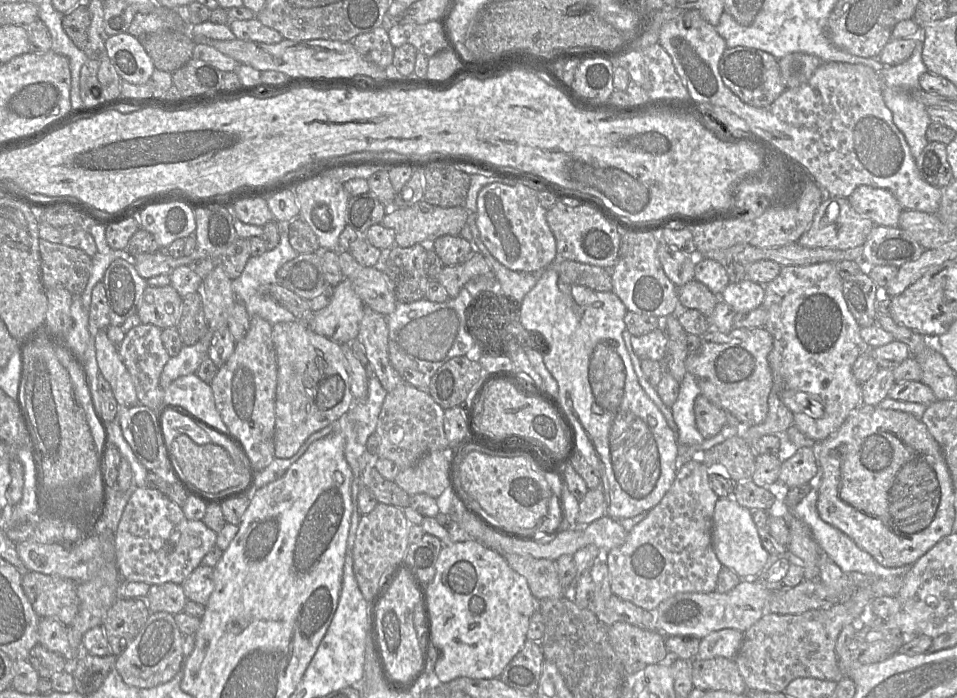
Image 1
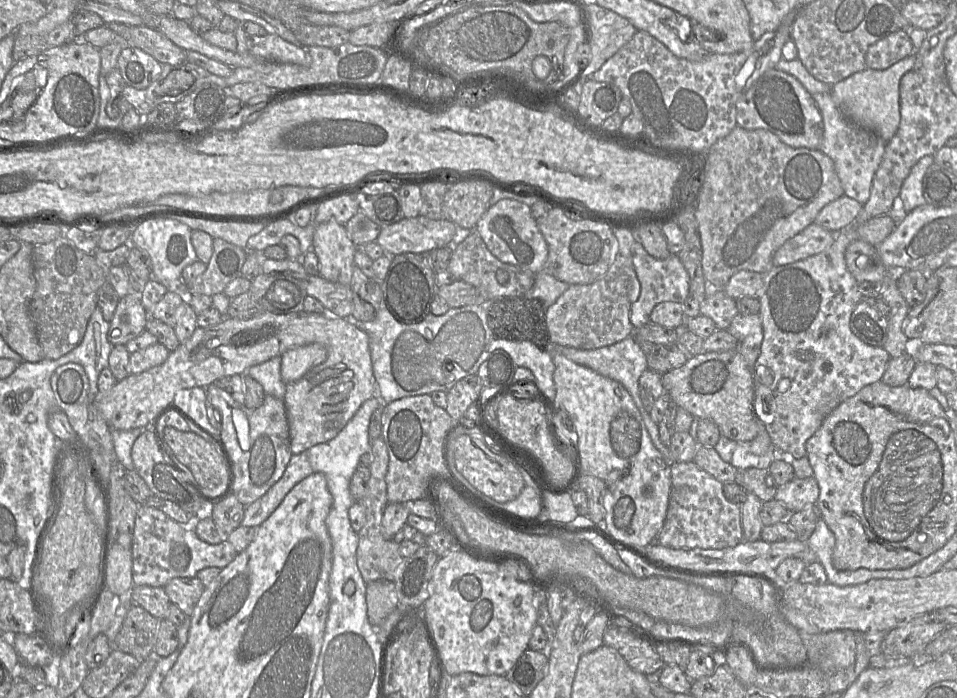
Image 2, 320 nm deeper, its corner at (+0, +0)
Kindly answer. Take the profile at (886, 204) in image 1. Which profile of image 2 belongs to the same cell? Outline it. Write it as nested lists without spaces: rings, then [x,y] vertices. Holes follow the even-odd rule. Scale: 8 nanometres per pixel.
[[[843,195],[824,206],[813,223],[831,232],[839,232],[856,219],[862,207],[858,201]]]

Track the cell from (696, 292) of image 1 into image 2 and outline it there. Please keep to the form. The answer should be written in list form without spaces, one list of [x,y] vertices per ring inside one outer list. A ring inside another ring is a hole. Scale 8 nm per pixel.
[[[634,242],[631,247],[633,266],[640,282],[640,294],[632,304],[630,322],[634,329],[650,322],[653,308],[661,302],[675,302],[683,304],[689,293],[689,275],[678,255],[670,255],[666,259],[651,256],[640,242]]]

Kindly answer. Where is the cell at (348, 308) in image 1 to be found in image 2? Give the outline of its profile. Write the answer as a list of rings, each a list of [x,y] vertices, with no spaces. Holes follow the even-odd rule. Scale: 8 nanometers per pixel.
[[[311,343],[287,350],[281,355],[281,378],[285,384],[301,379],[328,356],[325,346]]]

